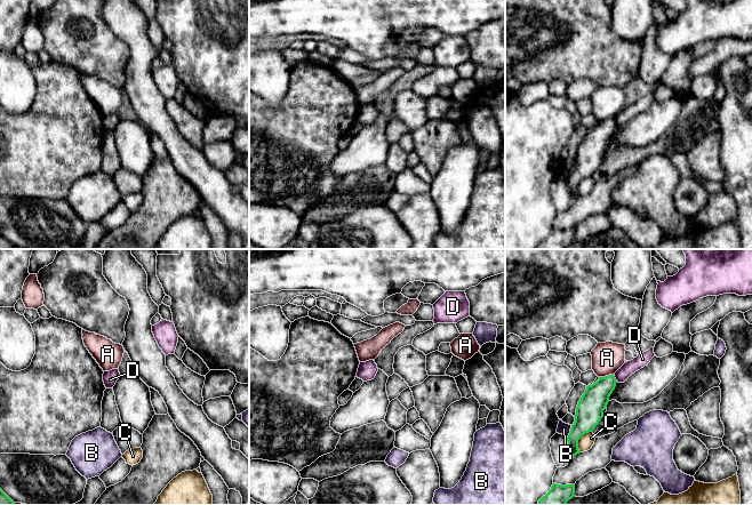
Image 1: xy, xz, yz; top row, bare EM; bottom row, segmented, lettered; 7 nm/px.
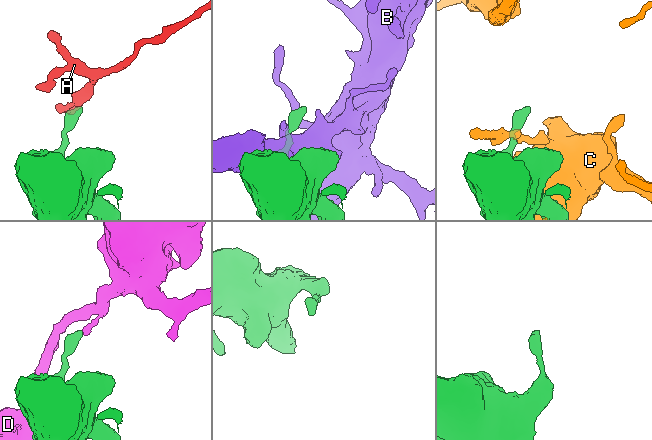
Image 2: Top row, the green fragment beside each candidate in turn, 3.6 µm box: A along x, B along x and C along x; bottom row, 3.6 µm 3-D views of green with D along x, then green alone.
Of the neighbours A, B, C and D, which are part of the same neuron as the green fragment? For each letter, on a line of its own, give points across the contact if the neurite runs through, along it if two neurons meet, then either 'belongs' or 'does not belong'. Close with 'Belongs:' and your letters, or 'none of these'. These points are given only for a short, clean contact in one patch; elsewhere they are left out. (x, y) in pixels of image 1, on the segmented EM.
A: border yz (613, 374), (599, 377); does not belong
B: does not belong
C: does not belong
D: border yz (613, 375), (617, 381); does not belong
Belongs: none of these

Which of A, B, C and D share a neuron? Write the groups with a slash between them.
A / B / C / D

